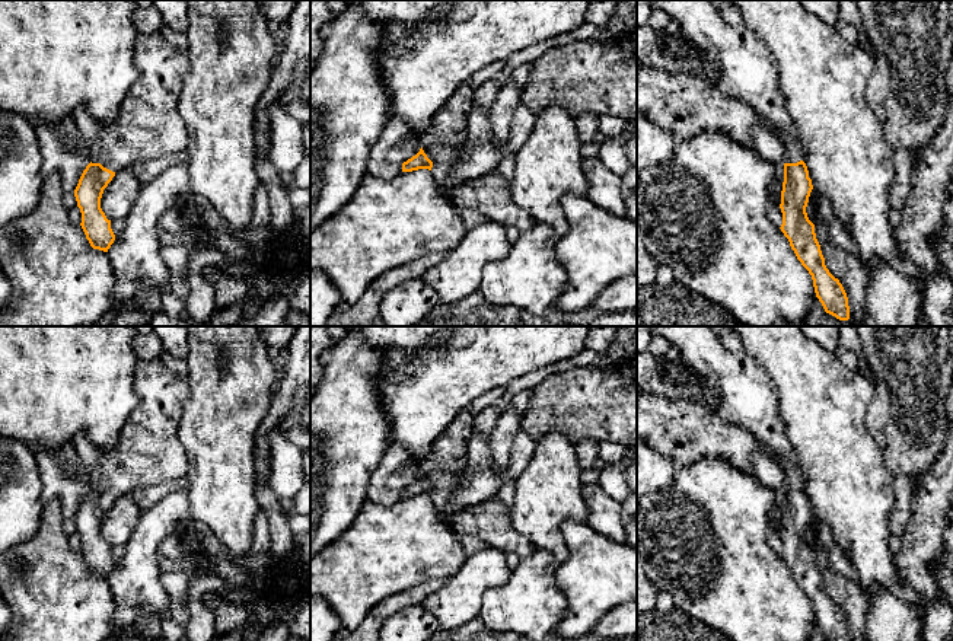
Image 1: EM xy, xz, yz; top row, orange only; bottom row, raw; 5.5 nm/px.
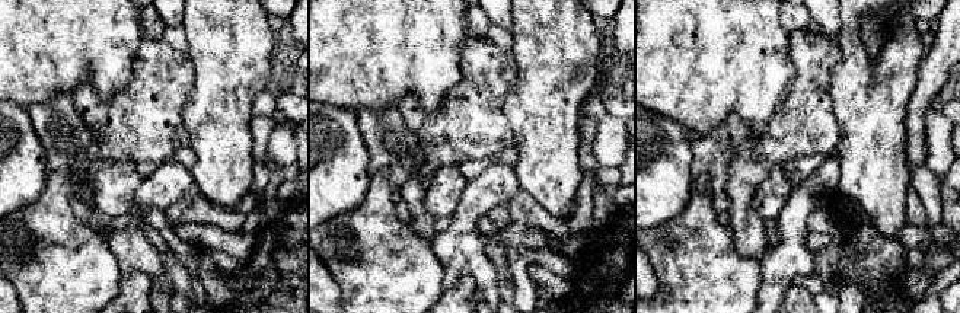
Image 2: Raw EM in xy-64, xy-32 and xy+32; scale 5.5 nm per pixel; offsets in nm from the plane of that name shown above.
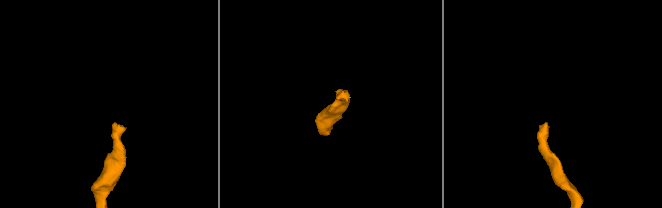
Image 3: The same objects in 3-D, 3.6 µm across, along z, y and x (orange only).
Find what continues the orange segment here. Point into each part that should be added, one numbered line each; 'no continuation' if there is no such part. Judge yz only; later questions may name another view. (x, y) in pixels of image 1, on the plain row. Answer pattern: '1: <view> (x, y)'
1: yz (746, 396)

